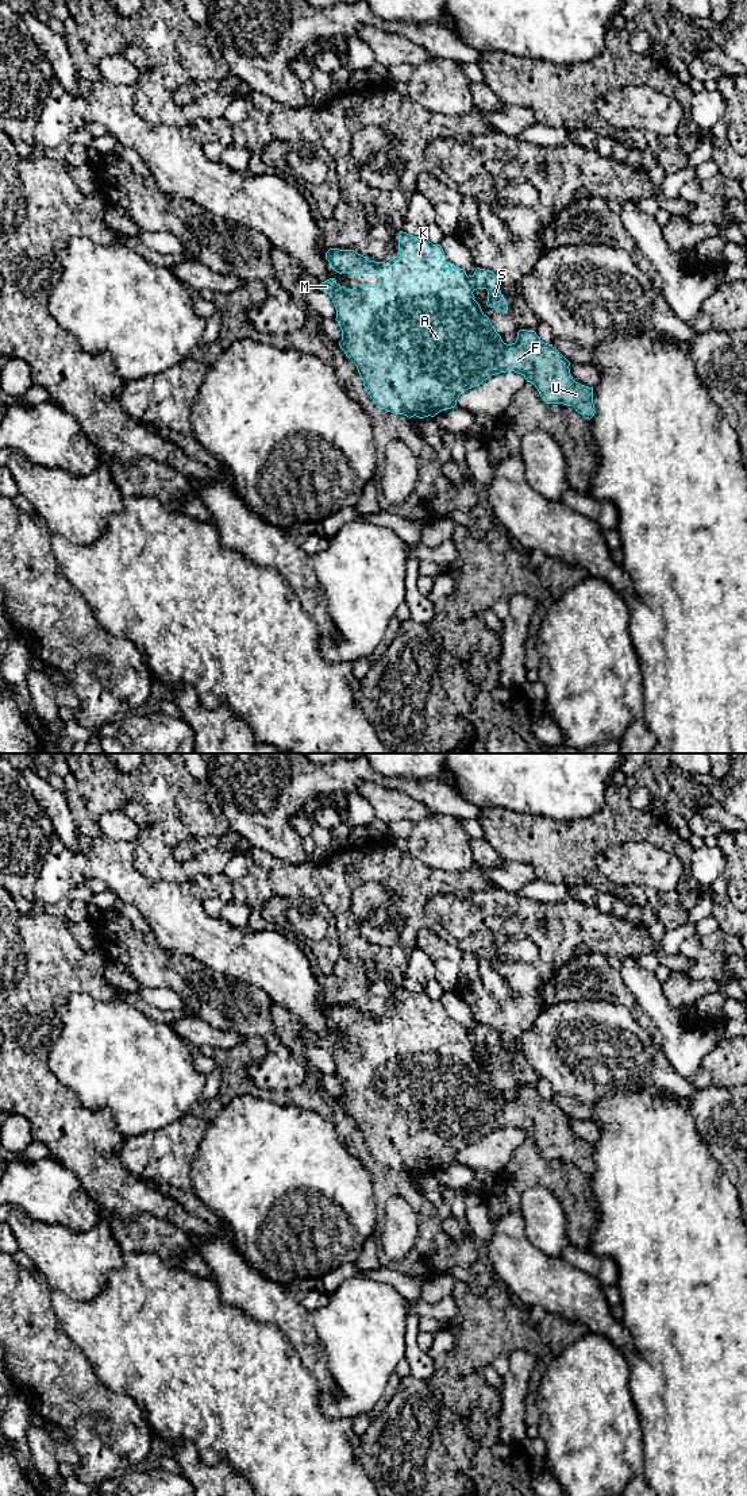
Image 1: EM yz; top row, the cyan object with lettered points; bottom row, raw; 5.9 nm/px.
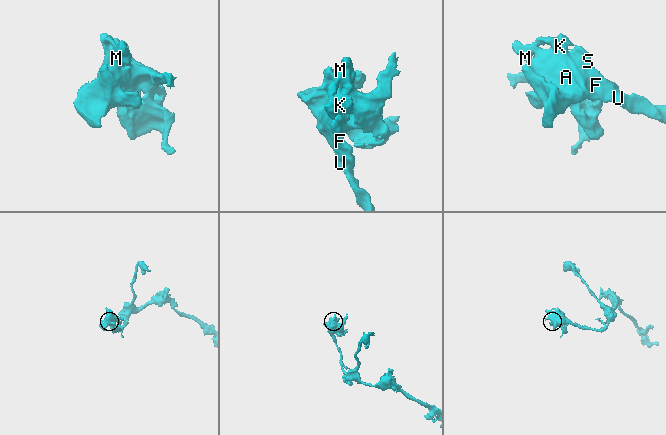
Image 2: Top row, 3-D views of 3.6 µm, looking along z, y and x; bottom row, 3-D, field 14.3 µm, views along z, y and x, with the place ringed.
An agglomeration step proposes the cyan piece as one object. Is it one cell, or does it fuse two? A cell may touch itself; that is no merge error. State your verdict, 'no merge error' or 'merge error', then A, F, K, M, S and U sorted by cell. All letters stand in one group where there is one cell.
no merge error; A F K M S U

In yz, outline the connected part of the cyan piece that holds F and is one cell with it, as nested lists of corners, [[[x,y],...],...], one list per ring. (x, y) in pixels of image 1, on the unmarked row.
[[[403,987],[397,991],[400,1011],[386,1019],[370,1017],[354,1006],[330,1005],[326,1009],[326,1015],[339,1030],[377,1030],[380,1036],[376,1042],[357,1041],[351,1046],[346,1046],[344,1042],[336,1040],[335,1034],[319,1041],[320,1046],[331,1052],[336,1065],[335,1076],[342,1086],[339,1102],[357,1122],[365,1146],[378,1164],[409,1175],[413,1172],[419,1175],[434,1173],[444,1165],[454,1164],[462,1149],[492,1131],[515,1127],[535,1141],[546,1160],[573,1163],[589,1176],[594,1172],[593,1144],[573,1136],[569,1125],[570,1118],[552,1100],[542,1098],[535,1087],[527,1086],[520,1086],[516,1098],[507,1100],[496,1088],[473,1050],[477,1045],[486,1045],[486,1061],[508,1068],[508,1061],[500,1046],[500,1037],[493,1027],[477,1023],[473,1032],[467,1032],[463,1025],[453,1023],[451,1018],[442,1017],[444,1007],[440,1000],[432,1000],[427,994]]]

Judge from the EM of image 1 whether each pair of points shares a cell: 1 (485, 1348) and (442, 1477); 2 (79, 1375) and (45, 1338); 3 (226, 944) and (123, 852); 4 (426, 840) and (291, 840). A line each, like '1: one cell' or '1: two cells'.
1: one cell
2: one cell
3: one cell
4: two cells

